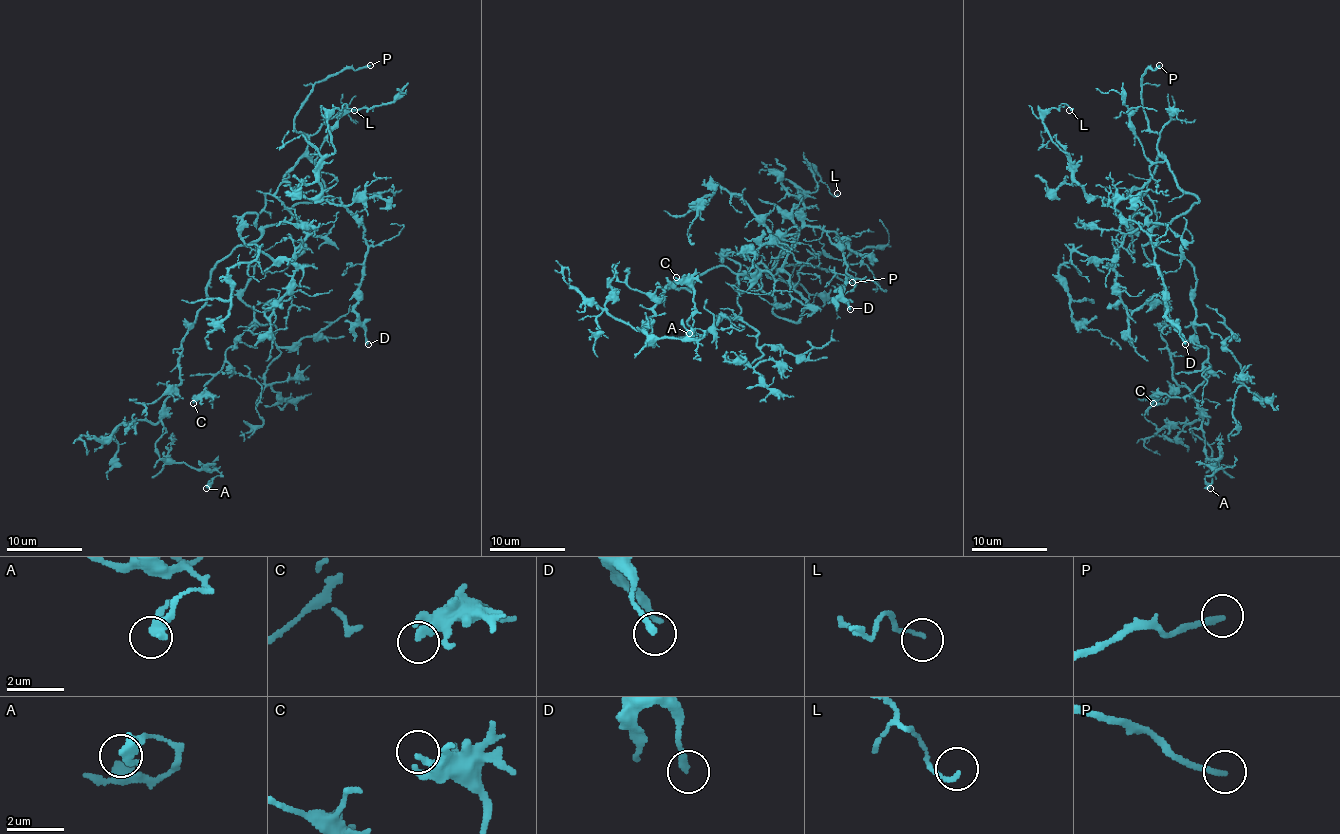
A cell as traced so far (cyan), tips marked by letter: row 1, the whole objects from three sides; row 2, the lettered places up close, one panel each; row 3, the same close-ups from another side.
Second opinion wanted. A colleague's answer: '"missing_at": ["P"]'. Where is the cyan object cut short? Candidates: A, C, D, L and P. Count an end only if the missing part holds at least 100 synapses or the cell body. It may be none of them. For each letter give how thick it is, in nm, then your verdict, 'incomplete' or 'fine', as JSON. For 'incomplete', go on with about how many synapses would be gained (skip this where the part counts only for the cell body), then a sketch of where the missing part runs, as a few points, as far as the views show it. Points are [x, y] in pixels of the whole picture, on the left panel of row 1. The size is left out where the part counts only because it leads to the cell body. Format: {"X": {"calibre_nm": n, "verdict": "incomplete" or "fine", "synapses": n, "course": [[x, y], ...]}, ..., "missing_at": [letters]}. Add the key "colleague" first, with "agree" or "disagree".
{"colleague": "agree", "A": {"calibre_nm": 320, "verdict": "fine"}, "C": {"calibre_nm": 260, "verdict": "fine"}, "D": {"calibre_nm": 220, "verdict": "fine"}, "L": {"calibre_nm": 120, "verdict": "fine"}, "P": {"calibre_nm": 190, "verdict": "incomplete"}, "missing_at": ["P"]}

